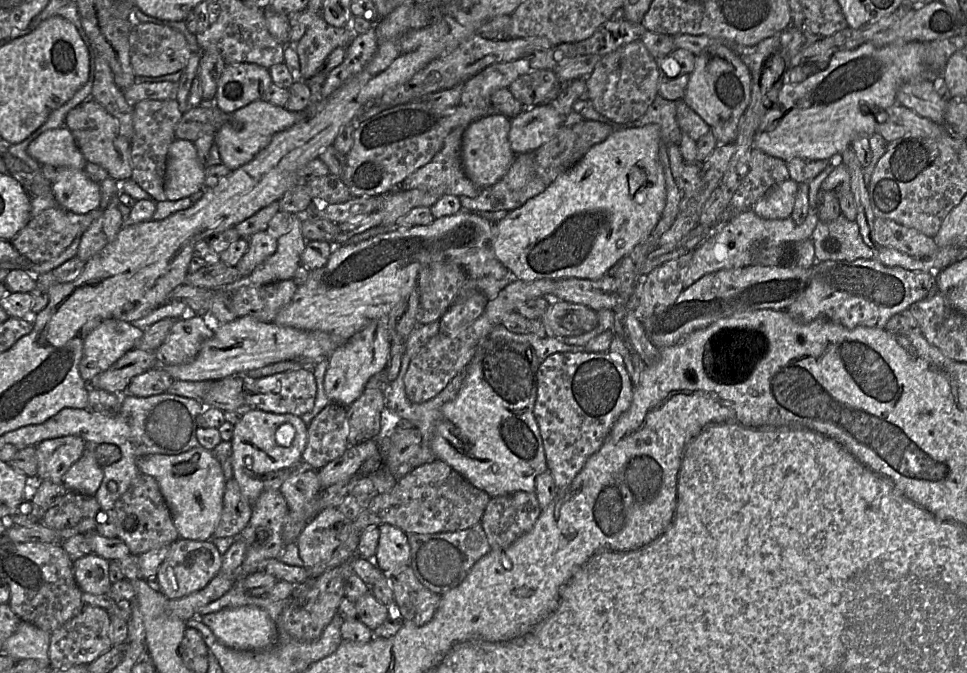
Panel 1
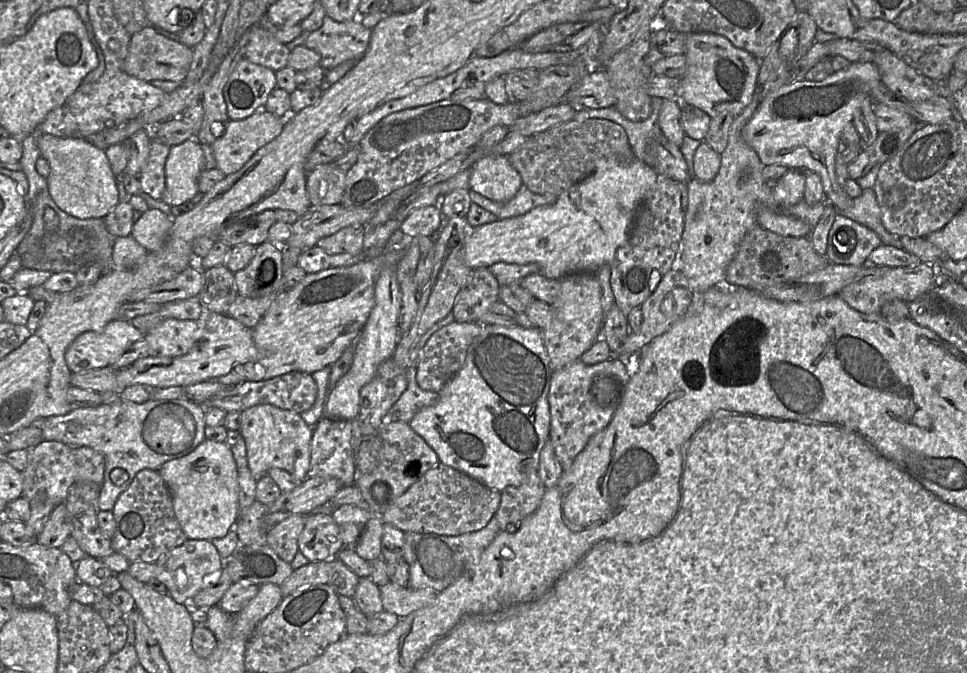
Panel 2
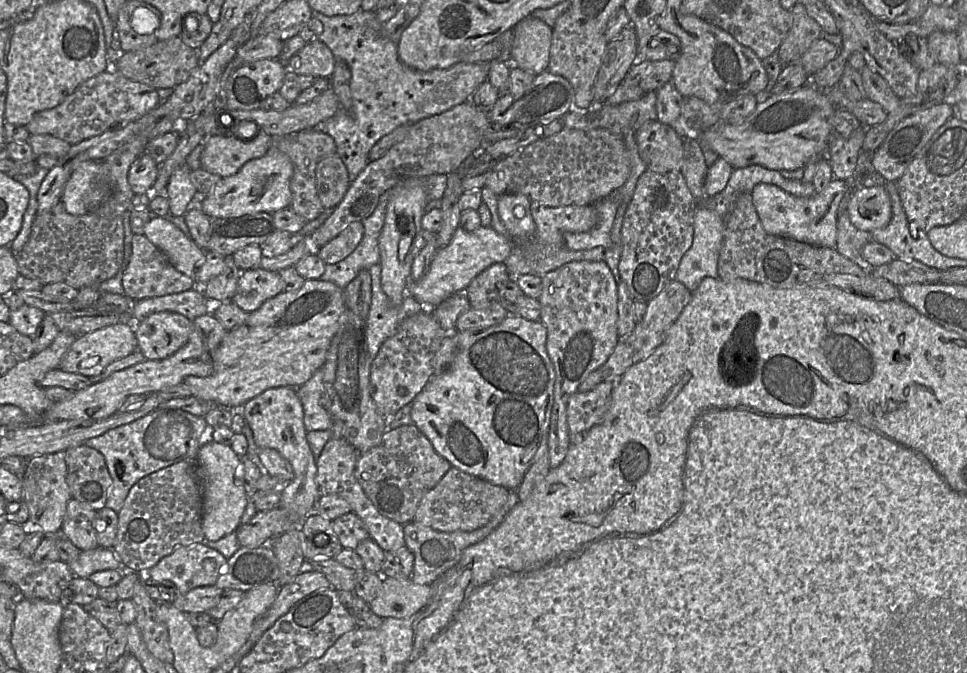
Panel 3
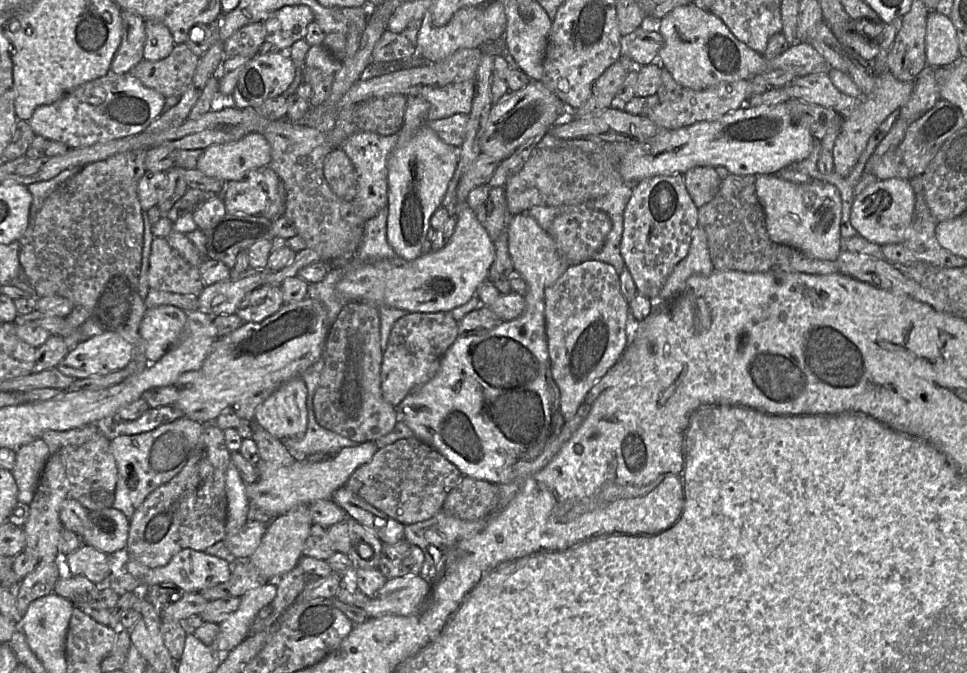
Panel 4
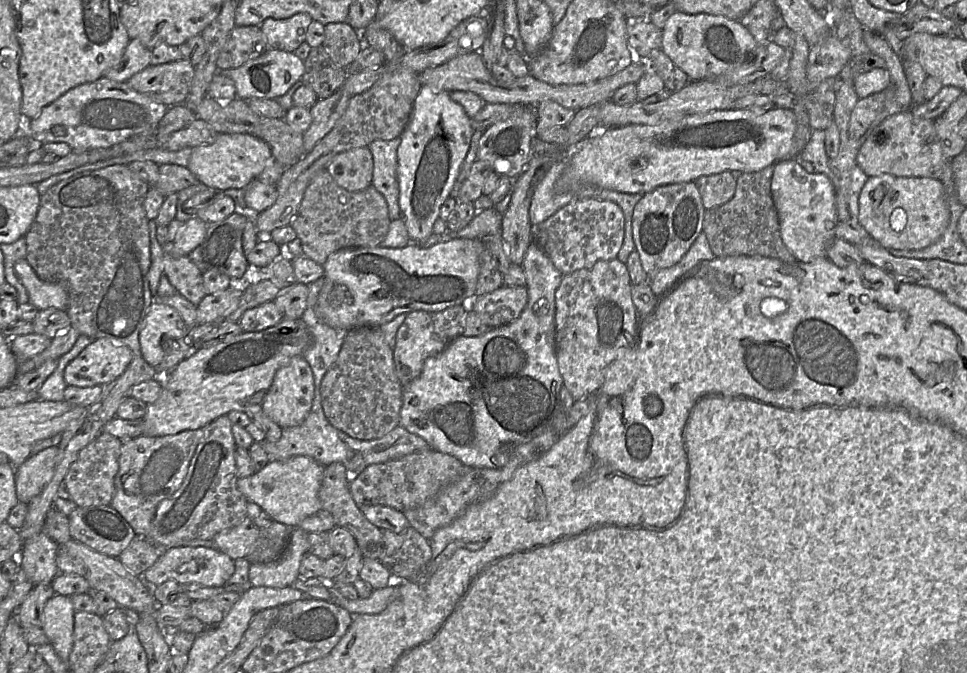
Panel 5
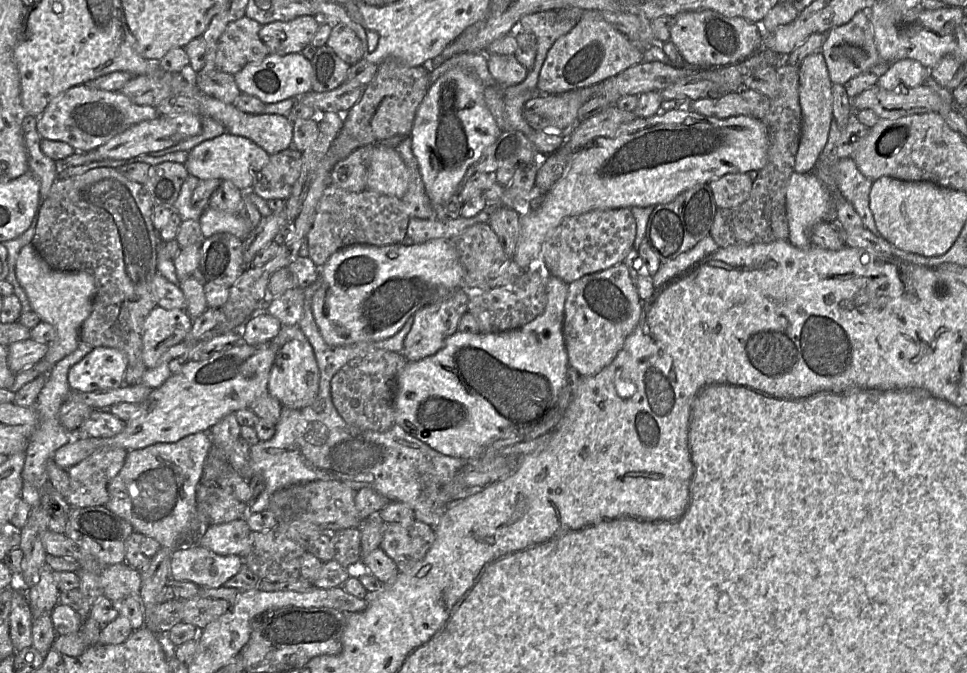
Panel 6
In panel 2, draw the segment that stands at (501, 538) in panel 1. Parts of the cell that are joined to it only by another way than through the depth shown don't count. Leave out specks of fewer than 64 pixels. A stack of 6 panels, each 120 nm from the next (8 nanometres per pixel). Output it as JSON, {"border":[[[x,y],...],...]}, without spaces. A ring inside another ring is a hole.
{"border":[[[533,470],[521,485],[508,486],[501,491],[500,504],[494,515],[499,531],[510,530],[533,514],[541,503],[545,489],[537,470]]]}

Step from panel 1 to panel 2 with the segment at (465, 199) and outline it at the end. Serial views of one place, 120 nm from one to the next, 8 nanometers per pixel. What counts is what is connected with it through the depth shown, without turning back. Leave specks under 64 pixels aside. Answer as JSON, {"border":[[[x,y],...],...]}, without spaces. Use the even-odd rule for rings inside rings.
{"border":[[[524,184],[521,185],[516,195],[505,203],[490,200],[472,190],[469,190],[469,196],[472,203],[489,211],[497,219],[521,216],[535,207],[553,204],[557,199],[553,194],[533,193]]]}

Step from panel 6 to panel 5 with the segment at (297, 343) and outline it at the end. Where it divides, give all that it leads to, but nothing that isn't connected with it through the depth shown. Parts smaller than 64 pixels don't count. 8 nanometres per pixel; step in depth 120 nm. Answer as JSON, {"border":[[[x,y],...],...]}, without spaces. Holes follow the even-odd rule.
{"border":[[[303,355],[291,358],[279,368],[266,394],[262,411],[282,429],[300,425],[308,416],[314,398],[314,376]]]}

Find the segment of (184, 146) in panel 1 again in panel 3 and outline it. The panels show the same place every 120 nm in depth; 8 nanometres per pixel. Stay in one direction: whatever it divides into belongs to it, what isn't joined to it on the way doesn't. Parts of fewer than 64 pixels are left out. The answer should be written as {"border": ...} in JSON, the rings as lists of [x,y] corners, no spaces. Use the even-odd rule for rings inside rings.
{"border":[[[185,163],[178,167],[170,177],[165,190],[173,216],[185,216],[189,210],[195,193],[197,192],[191,180],[191,169]]]}

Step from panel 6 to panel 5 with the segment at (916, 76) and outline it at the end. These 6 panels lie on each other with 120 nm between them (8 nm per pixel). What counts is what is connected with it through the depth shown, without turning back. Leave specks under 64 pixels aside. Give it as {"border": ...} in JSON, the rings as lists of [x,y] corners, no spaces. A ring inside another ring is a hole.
{"border":[[[851,62],[837,77],[839,81],[853,80],[853,86],[859,99],[864,99],[887,89],[891,84],[891,75],[886,68],[876,68],[869,72],[853,75]]]}

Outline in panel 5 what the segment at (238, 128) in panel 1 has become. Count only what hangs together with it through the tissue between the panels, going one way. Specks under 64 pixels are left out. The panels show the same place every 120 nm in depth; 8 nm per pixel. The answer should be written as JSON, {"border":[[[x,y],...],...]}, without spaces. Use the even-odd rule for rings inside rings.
{"border":[[[219,133],[217,139],[207,145],[193,148],[189,170],[199,182],[220,191],[244,189],[265,170],[272,161],[270,146],[262,139],[240,133]]]}

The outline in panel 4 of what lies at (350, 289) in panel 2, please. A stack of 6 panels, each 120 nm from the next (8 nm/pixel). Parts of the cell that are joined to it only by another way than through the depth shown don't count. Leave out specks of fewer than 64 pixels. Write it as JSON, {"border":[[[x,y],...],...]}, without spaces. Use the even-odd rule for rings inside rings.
{"border":[[[309,296],[298,302],[284,303],[275,314],[266,318],[262,322],[243,323],[241,327],[231,334],[216,339],[211,352],[205,359],[200,369],[185,372],[178,378],[174,386],[178,390],[179,397],[174,406],[182,412],[183,416],[205,425],[213,423],[222,413],[234,413],[241,419],[245,419],[247,421],[254,420],[256,408],[263,403],[277,388],[285,382],[301,376],[307,368],[312,366],[322,357],[329,330],[330,328],[328,325],[327,313],[324,306],[318,300],[310,298]]]}

